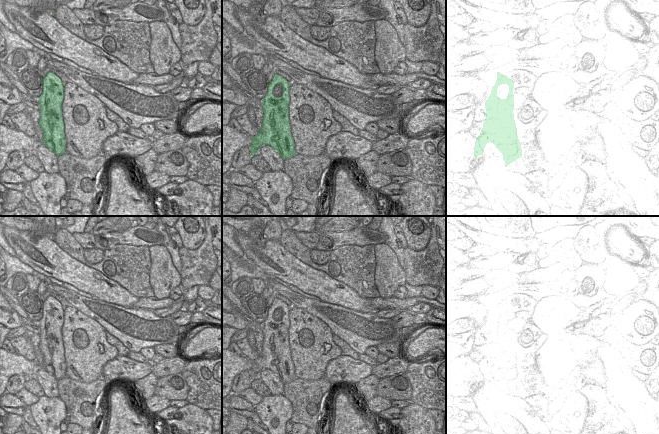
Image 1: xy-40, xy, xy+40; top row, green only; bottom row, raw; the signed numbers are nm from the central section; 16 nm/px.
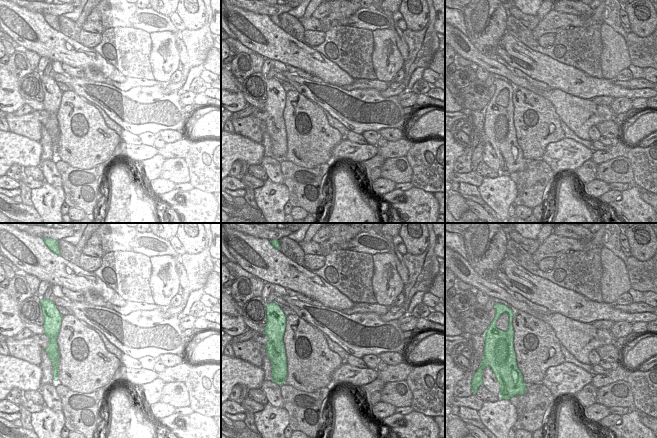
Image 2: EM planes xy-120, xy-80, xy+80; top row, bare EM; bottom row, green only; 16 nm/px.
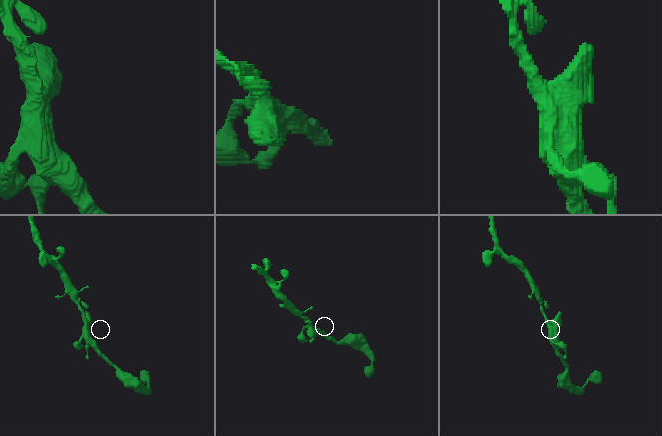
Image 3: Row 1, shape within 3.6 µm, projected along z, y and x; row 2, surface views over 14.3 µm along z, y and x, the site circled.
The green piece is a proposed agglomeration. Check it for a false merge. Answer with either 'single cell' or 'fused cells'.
single cell

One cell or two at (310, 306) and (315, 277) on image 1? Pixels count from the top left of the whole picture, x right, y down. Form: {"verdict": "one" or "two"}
{"verdict": "two"}

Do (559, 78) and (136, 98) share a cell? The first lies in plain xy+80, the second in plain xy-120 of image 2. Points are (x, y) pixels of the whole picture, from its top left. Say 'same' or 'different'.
different

